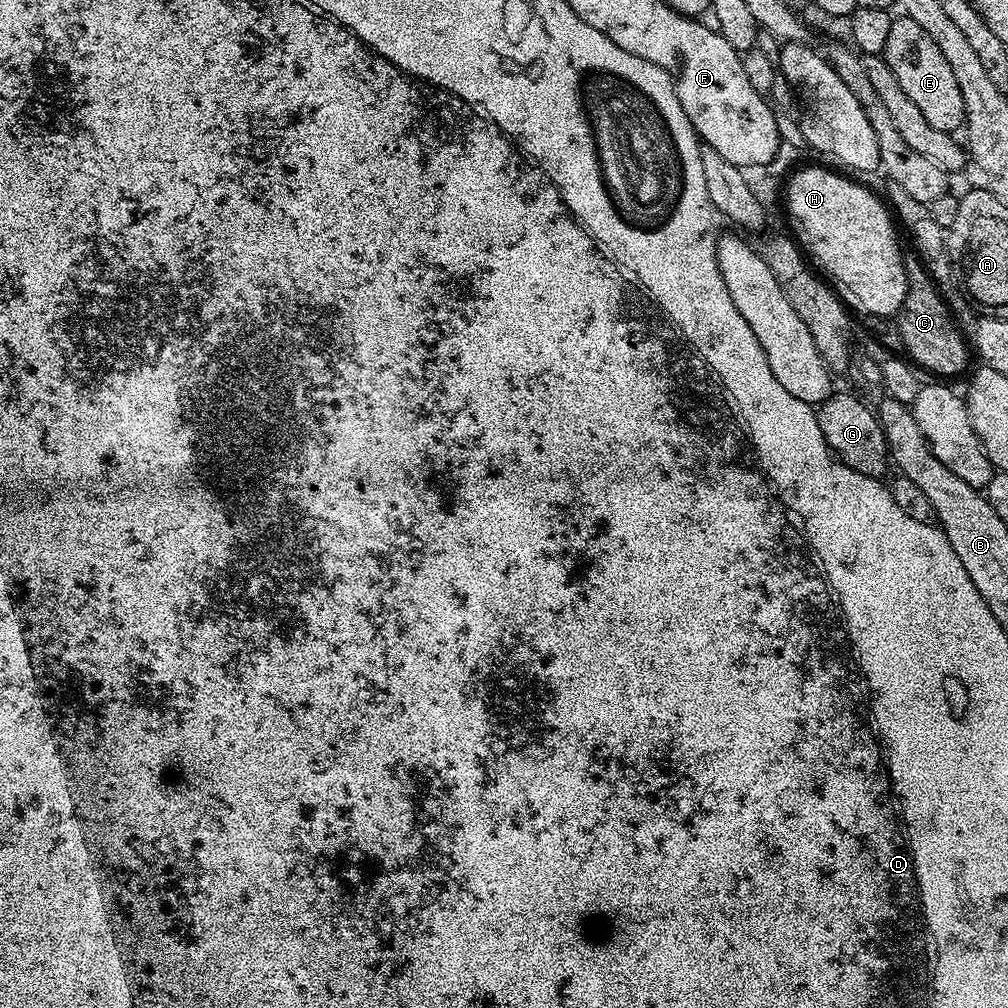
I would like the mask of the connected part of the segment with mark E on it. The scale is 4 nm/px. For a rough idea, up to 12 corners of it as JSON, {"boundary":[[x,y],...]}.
{"boundary":[[897,15],[882,53],[934,130],[963,129],[962,90],[934,38]]}

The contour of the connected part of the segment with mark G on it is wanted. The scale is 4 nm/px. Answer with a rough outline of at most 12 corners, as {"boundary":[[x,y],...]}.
{"boundary":[[833,391],[816,408],[828,448],[850,470],[890,468],[879,418]]}

